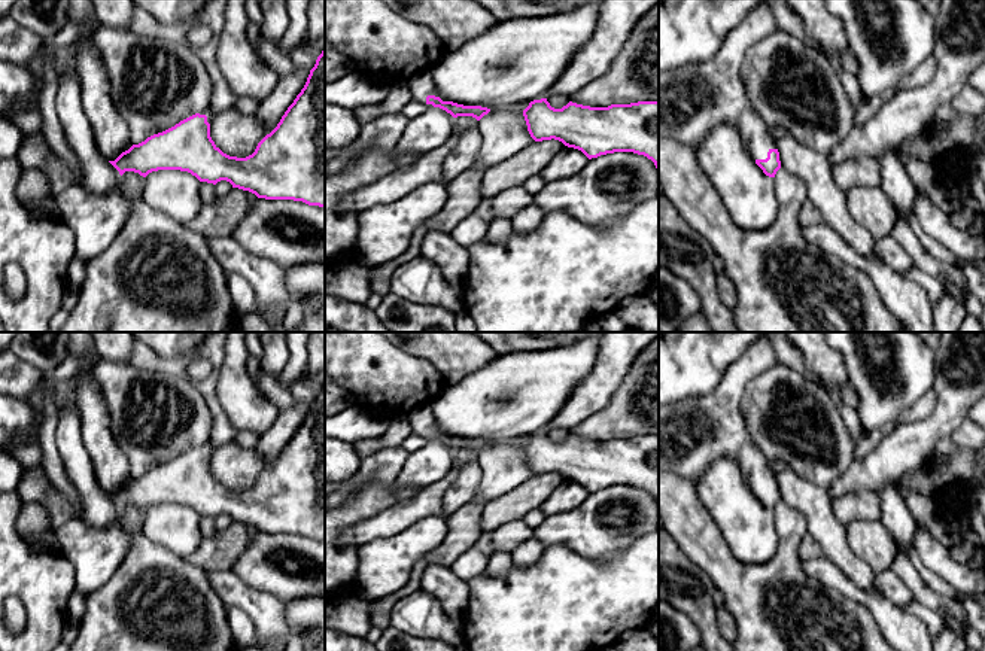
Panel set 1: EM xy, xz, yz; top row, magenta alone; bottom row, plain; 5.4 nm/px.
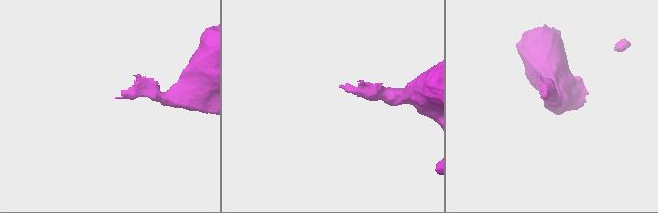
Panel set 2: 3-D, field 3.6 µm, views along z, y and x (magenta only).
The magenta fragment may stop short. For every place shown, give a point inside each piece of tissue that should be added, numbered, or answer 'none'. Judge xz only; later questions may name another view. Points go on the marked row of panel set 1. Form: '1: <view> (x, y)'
1: xz (420, 85)

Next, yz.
1: yz (756, 137)

